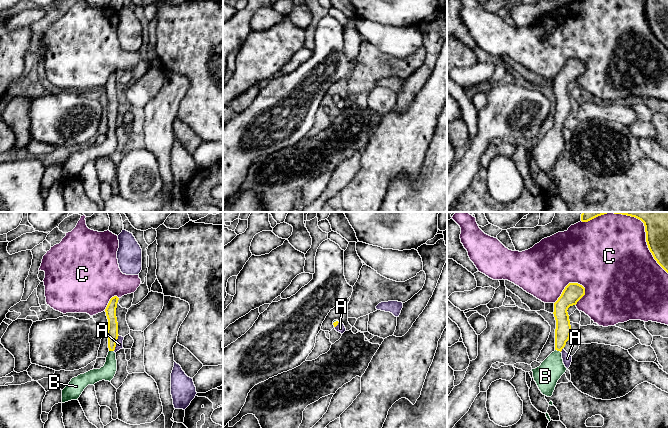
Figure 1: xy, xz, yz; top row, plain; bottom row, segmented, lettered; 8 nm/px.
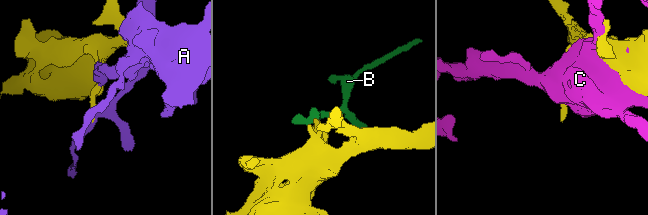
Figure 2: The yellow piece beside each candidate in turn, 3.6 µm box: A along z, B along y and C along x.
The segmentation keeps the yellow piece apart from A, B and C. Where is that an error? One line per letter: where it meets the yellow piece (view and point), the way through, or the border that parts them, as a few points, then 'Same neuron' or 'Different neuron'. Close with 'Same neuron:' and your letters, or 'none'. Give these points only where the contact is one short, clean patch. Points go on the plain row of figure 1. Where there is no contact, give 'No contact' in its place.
A: Touches yellow at xy (115, 119). Different neuron
B: Touches yellow at yz (558, 126). Path across: yz (563, 104), (558, 126), (553, 143), (546, 152). Same neuron
C: Touches yellow at yz (567, 61). Different neuron
Same neuron: B

